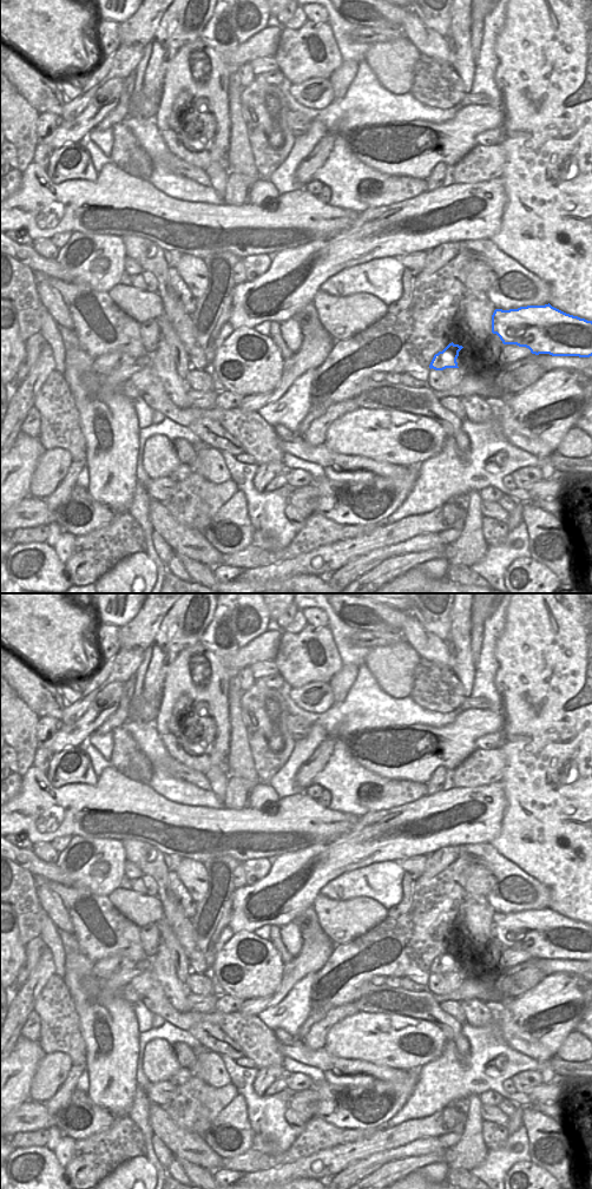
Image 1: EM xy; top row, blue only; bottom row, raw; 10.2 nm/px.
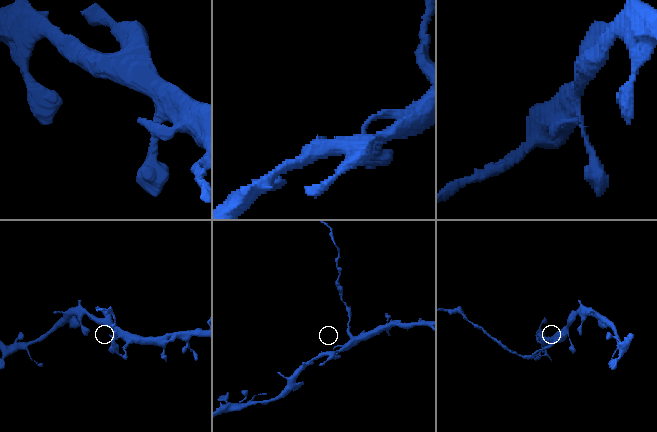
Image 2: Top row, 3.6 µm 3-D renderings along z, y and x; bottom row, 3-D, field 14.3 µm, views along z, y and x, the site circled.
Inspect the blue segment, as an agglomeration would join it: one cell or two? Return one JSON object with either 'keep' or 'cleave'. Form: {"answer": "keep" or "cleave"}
{"answer": "cleave"}

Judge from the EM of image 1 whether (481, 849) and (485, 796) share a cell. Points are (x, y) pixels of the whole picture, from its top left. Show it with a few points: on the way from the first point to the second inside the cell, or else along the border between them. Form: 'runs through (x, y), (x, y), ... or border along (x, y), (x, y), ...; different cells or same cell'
border along (489, 842), (469, 842), (458, 846); different cells

